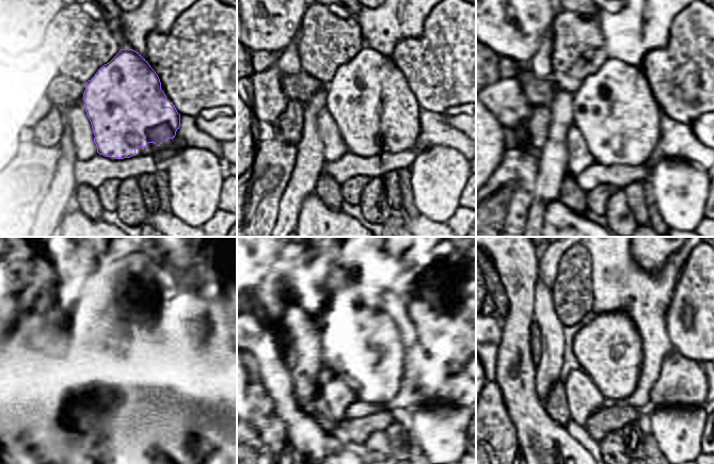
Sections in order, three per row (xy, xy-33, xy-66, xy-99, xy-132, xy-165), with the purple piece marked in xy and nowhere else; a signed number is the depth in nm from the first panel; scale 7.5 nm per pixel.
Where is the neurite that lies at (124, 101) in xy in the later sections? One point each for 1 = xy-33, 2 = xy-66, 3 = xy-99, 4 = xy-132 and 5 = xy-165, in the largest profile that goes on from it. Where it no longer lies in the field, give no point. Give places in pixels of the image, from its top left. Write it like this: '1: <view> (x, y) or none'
1: xy-33 (358, 99)
2: xy-66 (598, 102)
3: xy-99 (122, 328)
4: xy-132 (391, 336)
5: xy-165 (624, 332)

